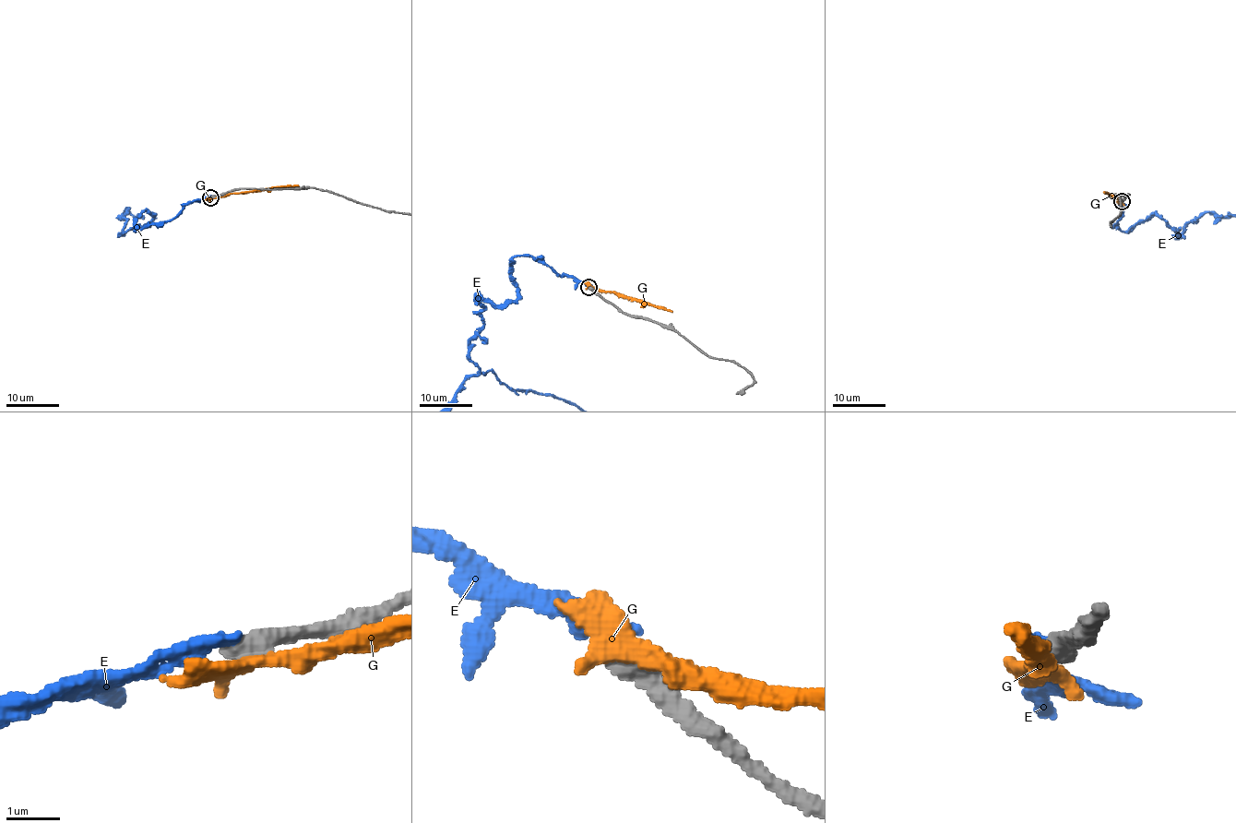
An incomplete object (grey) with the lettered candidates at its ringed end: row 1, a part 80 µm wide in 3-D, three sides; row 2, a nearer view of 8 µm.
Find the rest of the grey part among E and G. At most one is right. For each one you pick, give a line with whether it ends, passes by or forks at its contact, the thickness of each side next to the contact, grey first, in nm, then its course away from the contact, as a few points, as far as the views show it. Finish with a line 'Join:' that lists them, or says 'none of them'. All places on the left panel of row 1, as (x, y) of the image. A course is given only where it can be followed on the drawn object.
Join: none of them

